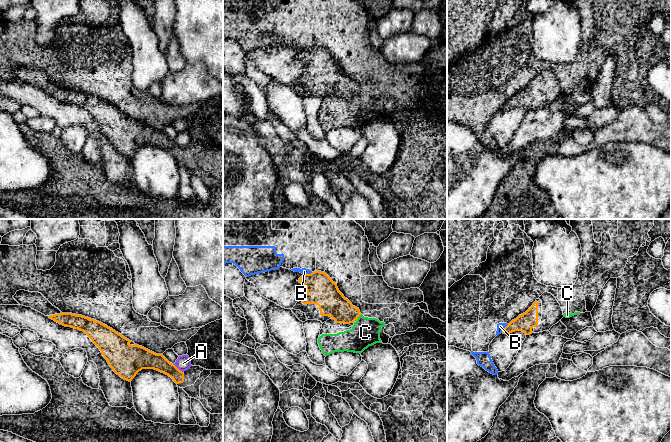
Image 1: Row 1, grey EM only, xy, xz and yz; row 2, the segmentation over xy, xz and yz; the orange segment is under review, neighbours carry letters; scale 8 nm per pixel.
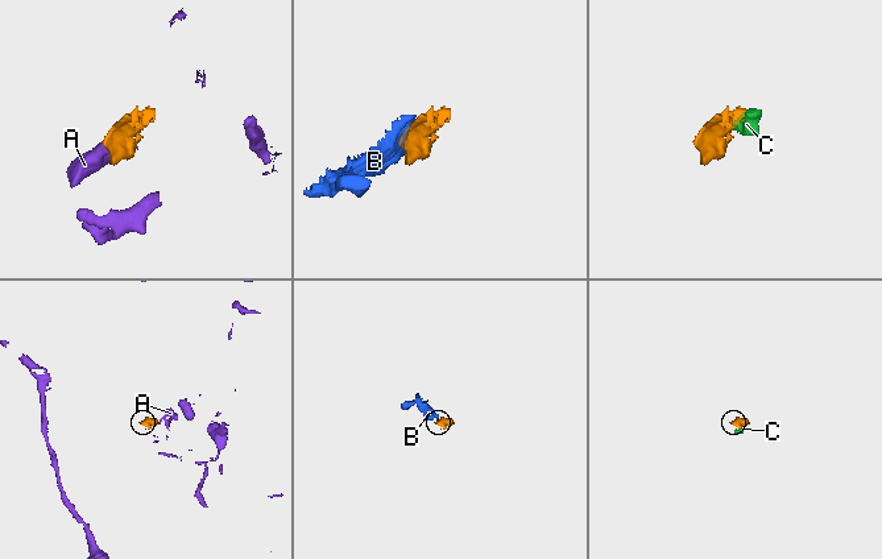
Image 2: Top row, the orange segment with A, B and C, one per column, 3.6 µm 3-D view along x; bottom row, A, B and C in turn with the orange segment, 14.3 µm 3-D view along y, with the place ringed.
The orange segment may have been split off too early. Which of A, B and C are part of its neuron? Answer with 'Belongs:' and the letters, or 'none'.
Belongs: none

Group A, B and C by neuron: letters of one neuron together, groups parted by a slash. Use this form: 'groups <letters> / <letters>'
groups A / B C

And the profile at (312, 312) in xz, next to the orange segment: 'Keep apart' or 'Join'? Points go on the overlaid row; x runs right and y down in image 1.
Join

